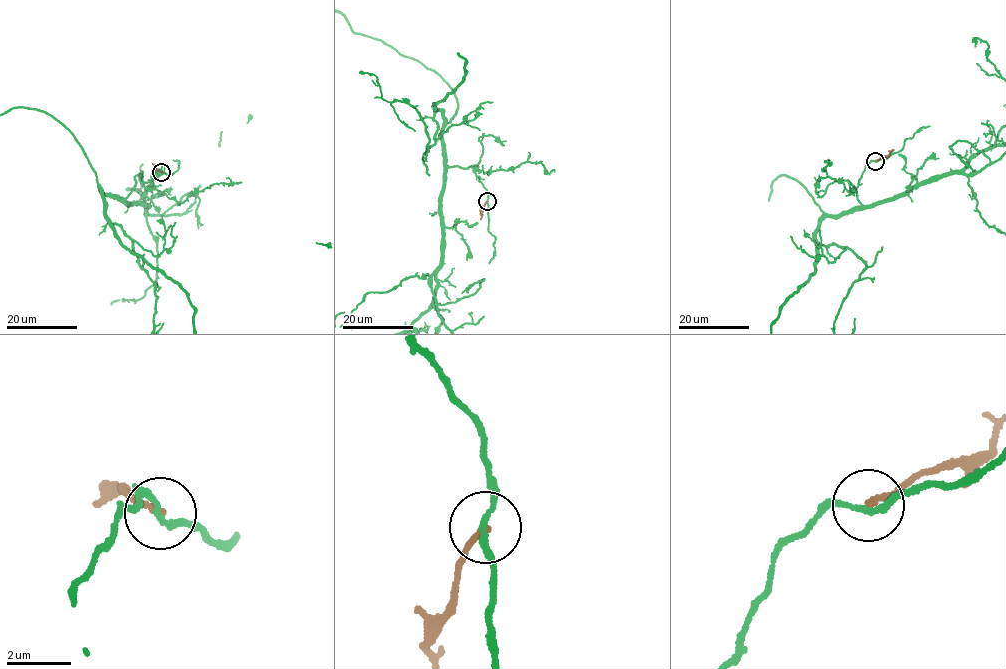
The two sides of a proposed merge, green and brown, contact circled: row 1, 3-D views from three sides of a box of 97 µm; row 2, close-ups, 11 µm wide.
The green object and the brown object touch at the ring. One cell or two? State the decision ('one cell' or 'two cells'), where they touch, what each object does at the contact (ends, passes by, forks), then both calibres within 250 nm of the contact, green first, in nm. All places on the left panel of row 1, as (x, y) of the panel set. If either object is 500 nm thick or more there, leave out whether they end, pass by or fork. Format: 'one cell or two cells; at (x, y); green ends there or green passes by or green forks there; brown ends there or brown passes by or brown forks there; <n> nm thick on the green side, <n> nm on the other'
two cells; at (161, 172); green passes by; brown ends there; 170 nm thick on the green side, 200 nm on the other

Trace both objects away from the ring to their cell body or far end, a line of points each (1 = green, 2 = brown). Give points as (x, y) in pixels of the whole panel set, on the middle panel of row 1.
1: (487, 200), (476, 166), (445, 162), (442, 130), (458, 105), (434, 72), (356, 33), (337, 11)
2: (487, 201), (480, 218)

